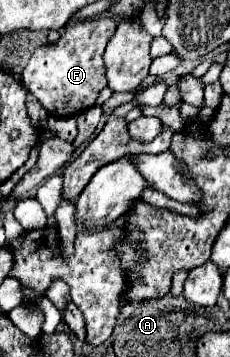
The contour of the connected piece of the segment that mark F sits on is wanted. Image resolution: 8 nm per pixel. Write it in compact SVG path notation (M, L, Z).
M112 16L72 20L60 30L56 44L44 44L34 50L28 66L22 72L22 82L42 104L48 114L70 118L94 106L102 88L108 86L106 66L102 60L104 48L116 30Z

